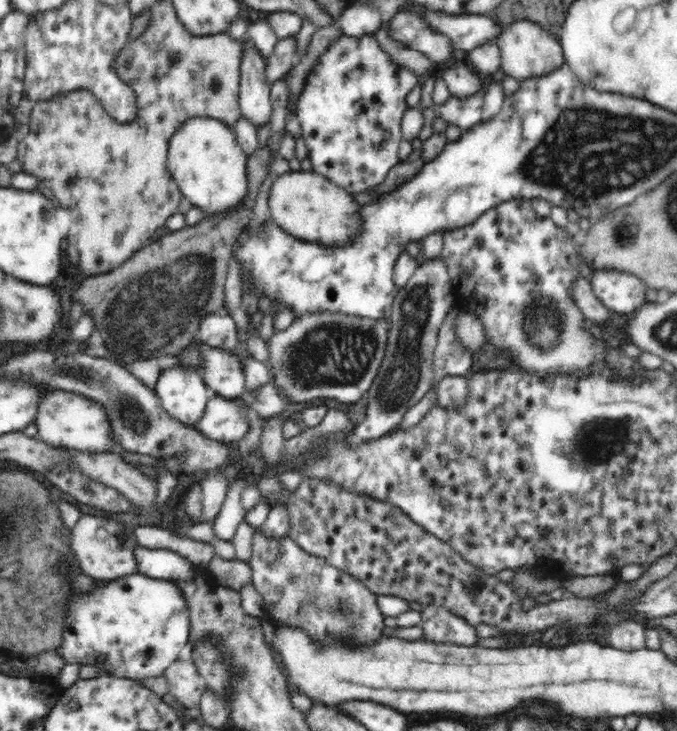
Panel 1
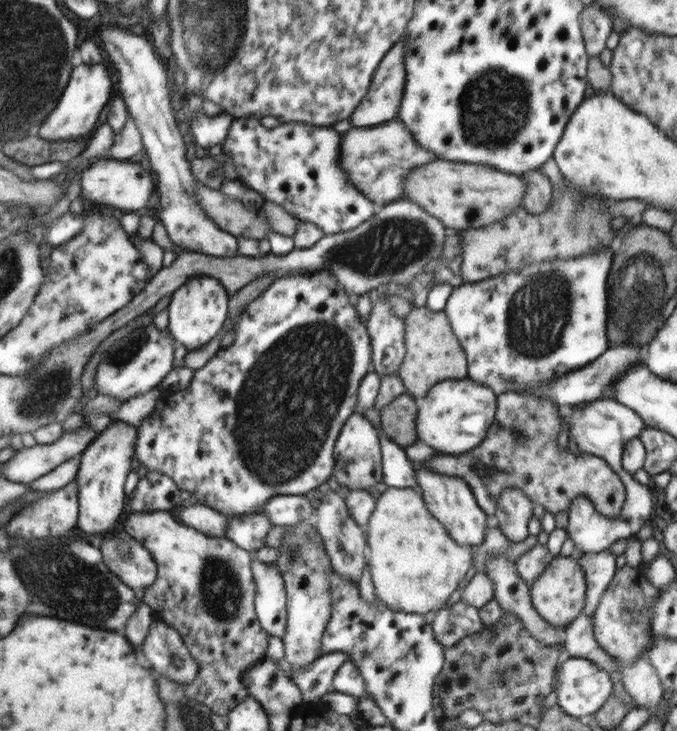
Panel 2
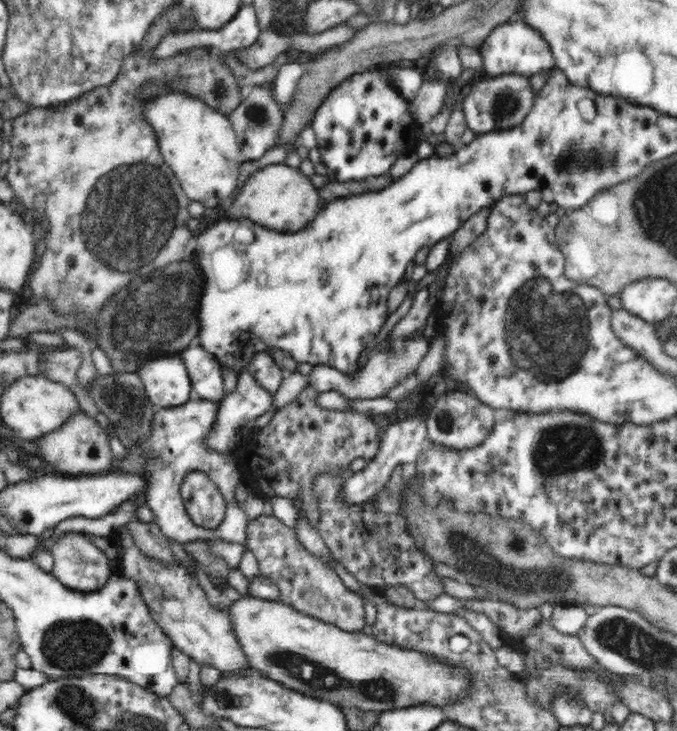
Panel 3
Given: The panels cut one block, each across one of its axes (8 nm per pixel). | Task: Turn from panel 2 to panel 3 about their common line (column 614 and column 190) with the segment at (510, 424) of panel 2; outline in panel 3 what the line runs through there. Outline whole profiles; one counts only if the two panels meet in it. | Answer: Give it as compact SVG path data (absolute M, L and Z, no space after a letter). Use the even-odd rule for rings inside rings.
M190 472L182 482L182 498L191 520L201 528L217 529L226 512L219 489L202 472Z

